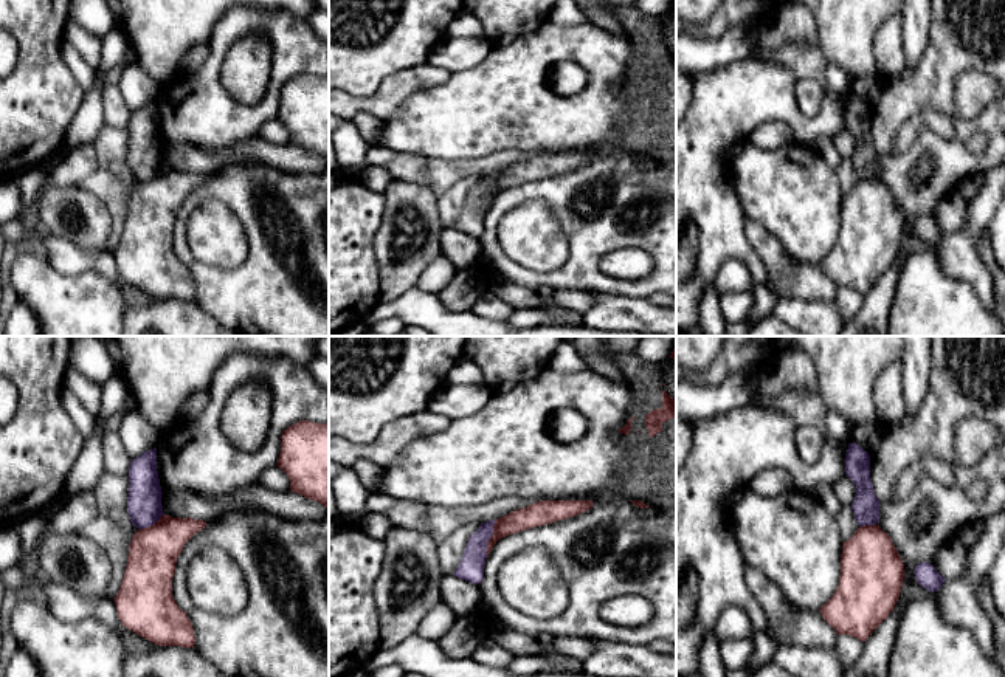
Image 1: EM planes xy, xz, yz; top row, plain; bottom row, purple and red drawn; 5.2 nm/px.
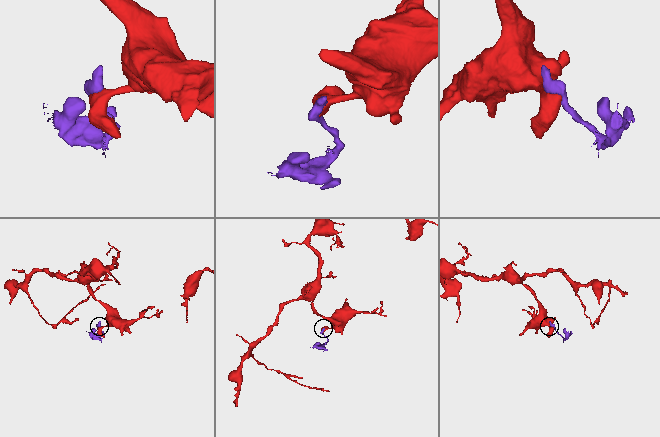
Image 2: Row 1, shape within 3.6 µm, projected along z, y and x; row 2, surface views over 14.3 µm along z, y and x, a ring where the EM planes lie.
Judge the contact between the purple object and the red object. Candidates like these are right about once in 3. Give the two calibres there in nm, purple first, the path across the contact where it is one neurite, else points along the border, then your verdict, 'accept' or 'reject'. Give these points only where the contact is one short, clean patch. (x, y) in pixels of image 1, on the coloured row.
130/110 nm | along xz (497, 519), (484, 558) | reject

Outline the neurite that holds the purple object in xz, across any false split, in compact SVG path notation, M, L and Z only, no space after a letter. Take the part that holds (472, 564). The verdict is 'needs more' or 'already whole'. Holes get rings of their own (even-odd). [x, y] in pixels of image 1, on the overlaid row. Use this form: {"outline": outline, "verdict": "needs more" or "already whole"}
{"outline": "M496 519L481 524L470 536L462 559L453 573L454 576L473 584L479 584L484 579L487 542L493 534L495 522Z", "verdict": "already whole"}

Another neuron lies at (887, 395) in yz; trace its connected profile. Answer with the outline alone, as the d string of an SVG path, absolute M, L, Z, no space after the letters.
M901 361L892 363L876 380L873 403L876 420L882 424L900 421L904 417L904 392Z

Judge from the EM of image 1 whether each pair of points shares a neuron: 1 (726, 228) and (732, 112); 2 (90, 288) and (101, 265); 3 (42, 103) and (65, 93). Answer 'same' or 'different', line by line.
1: same
2: different
3: same

